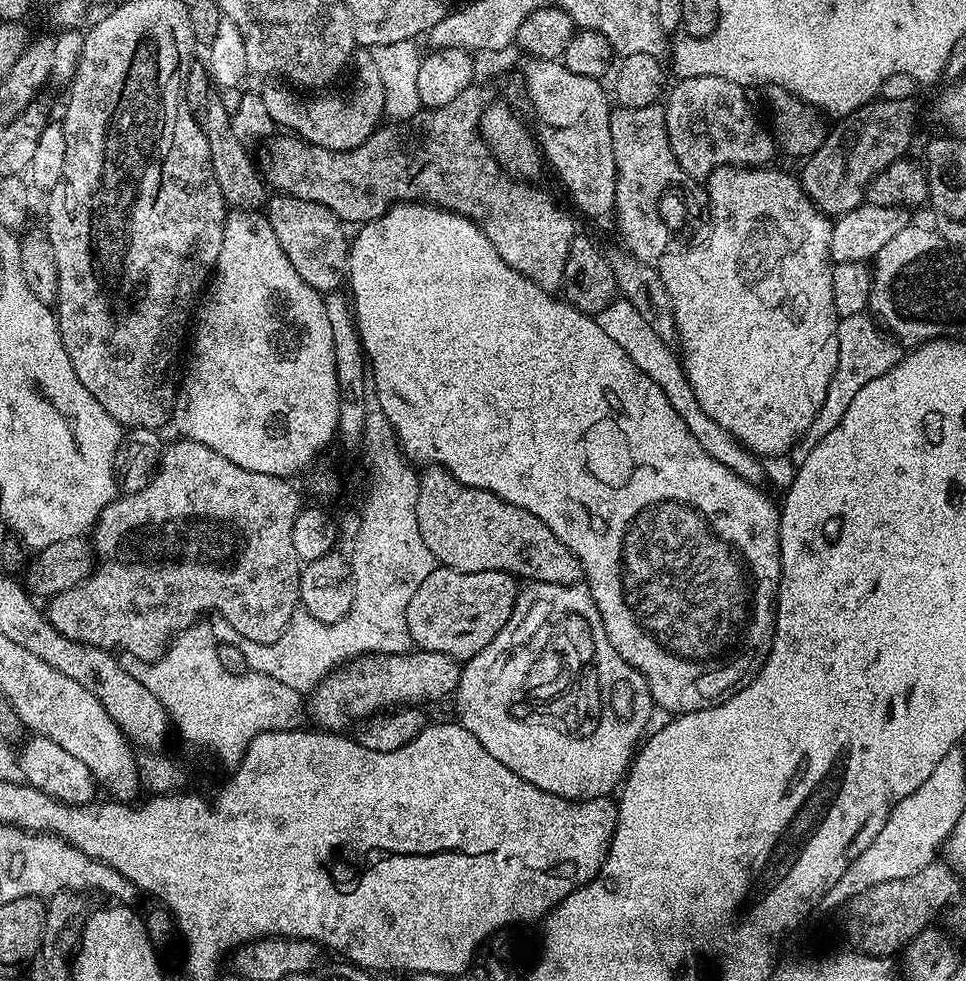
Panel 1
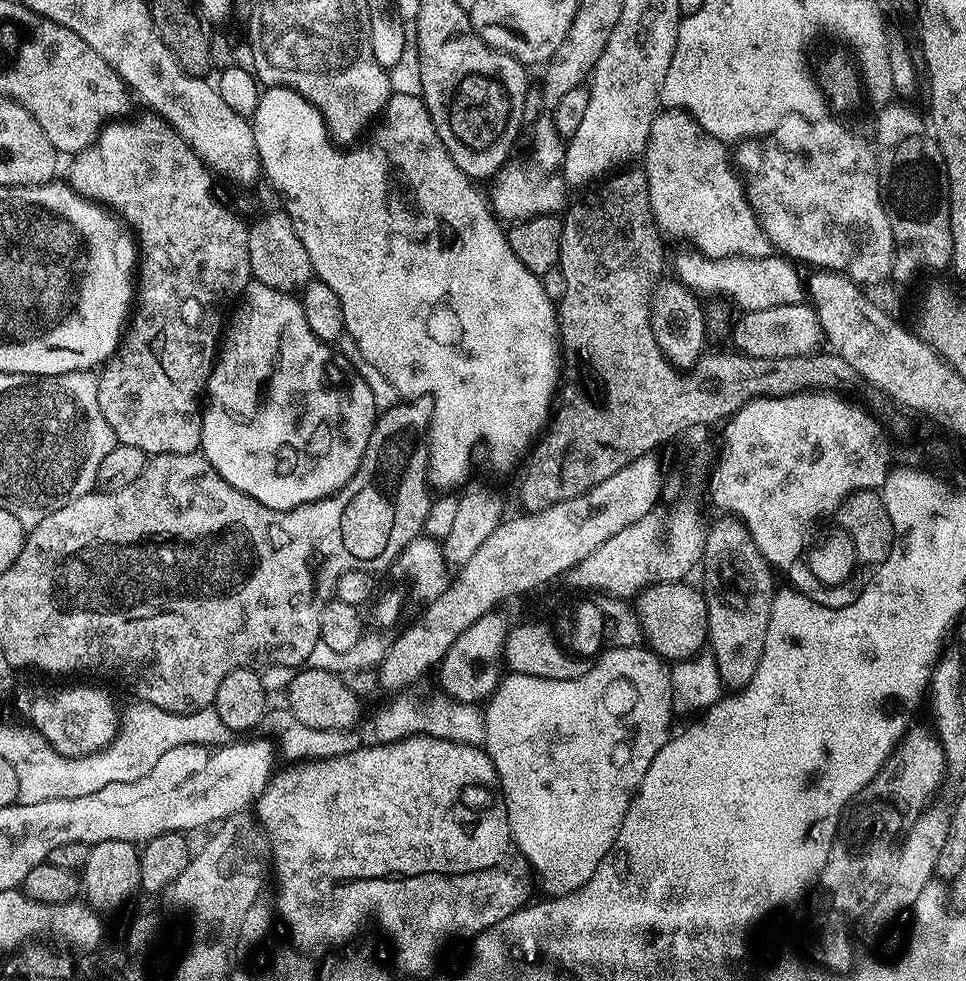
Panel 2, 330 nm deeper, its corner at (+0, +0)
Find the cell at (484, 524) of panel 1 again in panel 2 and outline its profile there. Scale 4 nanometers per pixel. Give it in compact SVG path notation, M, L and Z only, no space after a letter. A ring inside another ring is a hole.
M651 584L634 600L634 609L640 617L647 647L665 662L693 658L708 640L707 599L697 587L694 589L687 584Z

